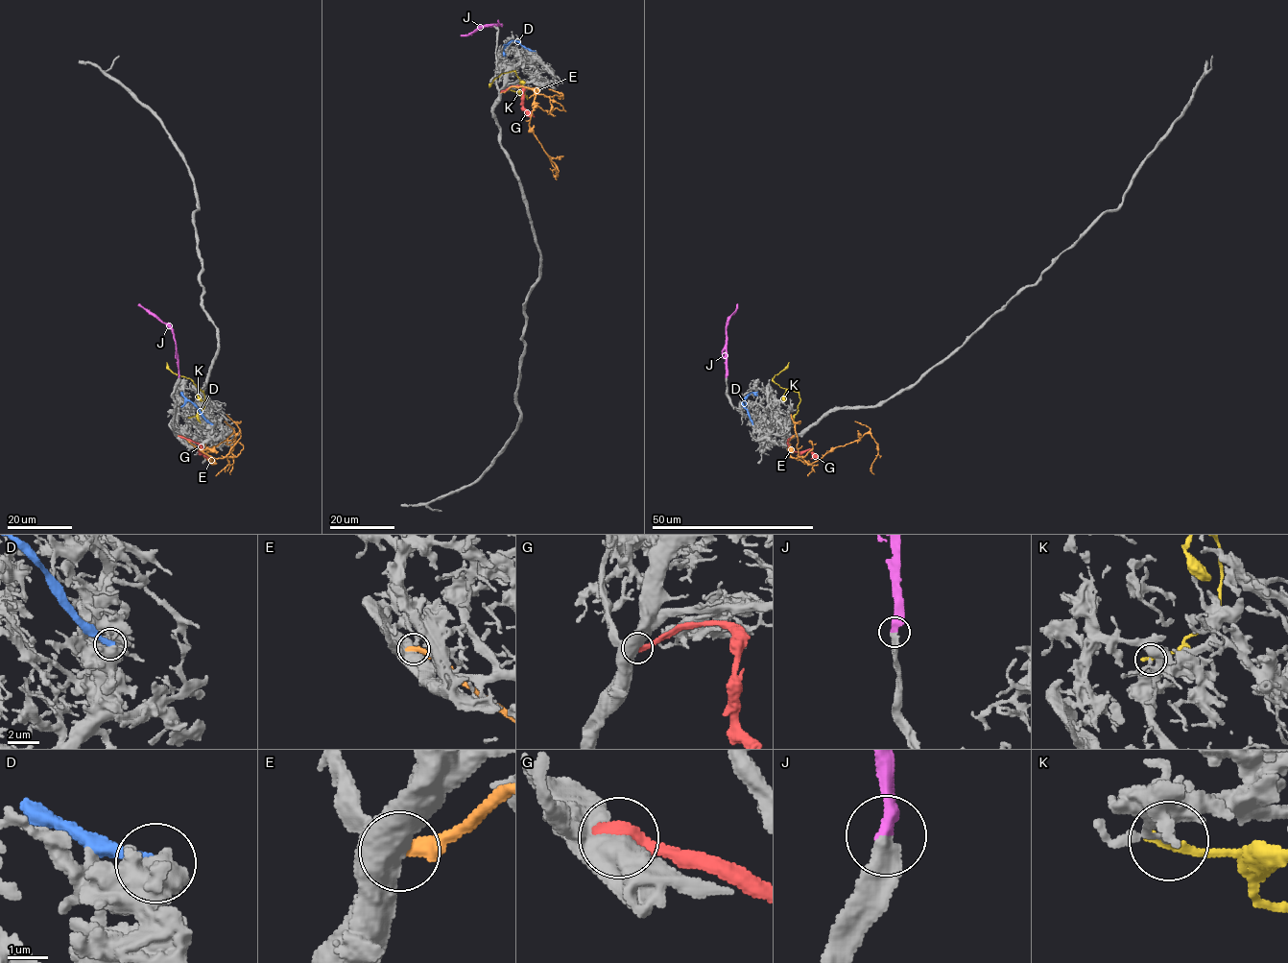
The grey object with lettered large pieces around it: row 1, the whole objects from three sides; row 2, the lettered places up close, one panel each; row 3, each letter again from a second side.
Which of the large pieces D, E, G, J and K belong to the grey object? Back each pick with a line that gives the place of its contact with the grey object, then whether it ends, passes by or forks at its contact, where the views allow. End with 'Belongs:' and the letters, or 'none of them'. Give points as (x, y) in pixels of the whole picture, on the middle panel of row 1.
J: (501, 24) | it ends
Belongs: J

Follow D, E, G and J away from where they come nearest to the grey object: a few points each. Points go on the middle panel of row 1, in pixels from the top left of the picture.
D: (534, 51), (512, 40), (503, 50), (503, 56)
E: (501, 91), (512, 86), (525, 86), (534, 92), (529, 125), (559, 172), (555, 177), (555, 170), (553, 172)
G: (502, 91), (520, 85), (522, 105), (534, 117)
J: (501, 24), (481, 26), (460, 36)

